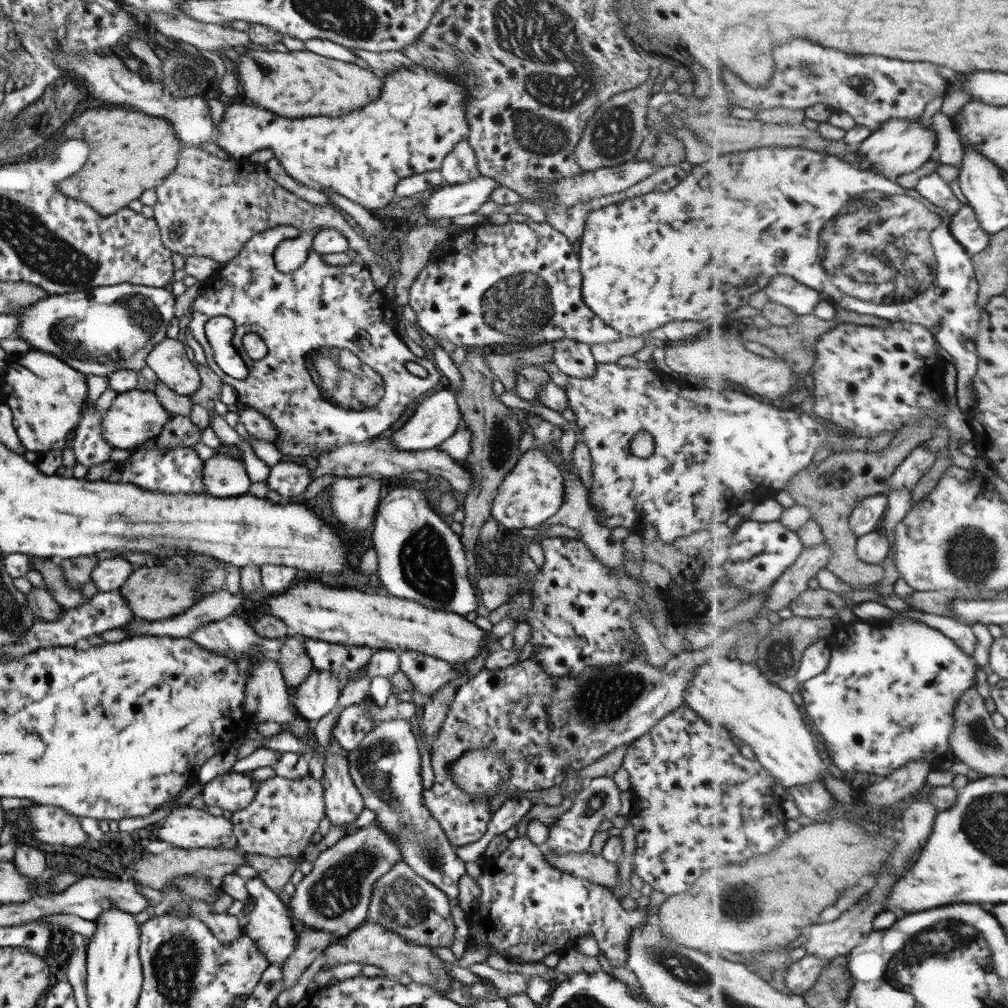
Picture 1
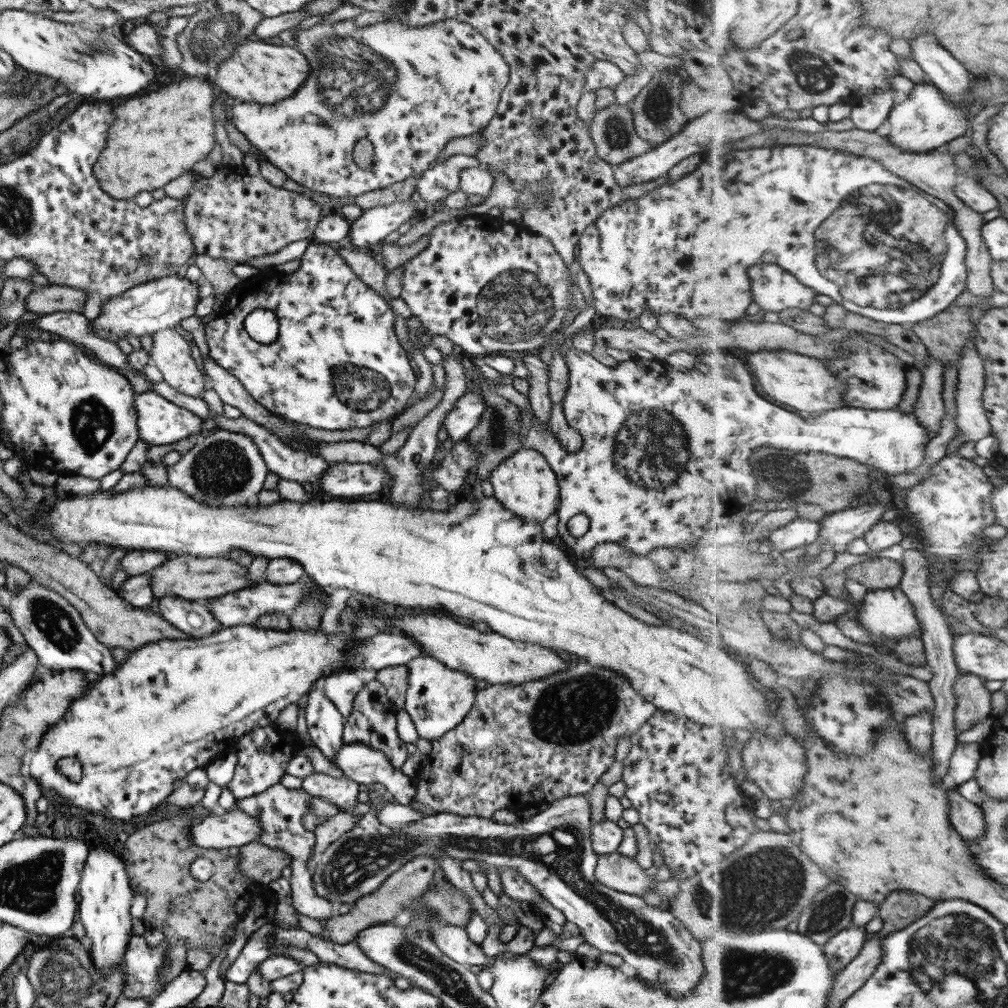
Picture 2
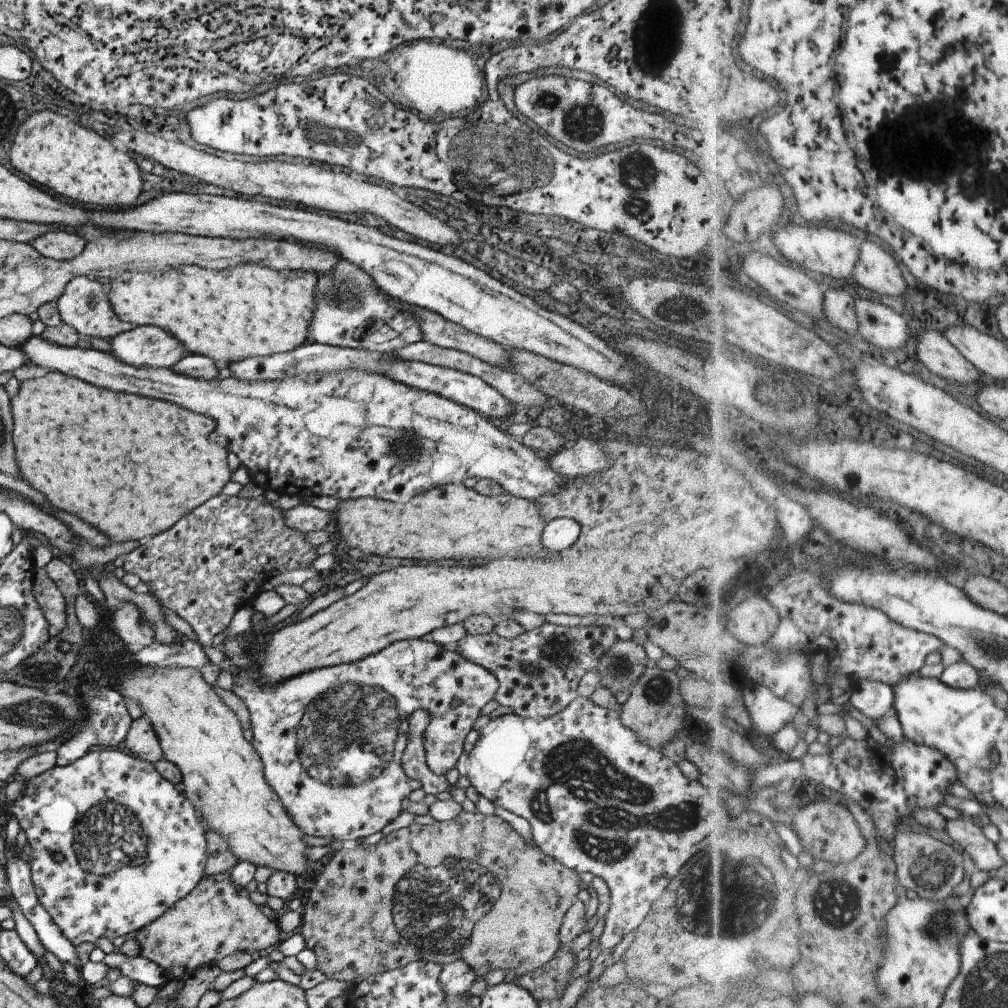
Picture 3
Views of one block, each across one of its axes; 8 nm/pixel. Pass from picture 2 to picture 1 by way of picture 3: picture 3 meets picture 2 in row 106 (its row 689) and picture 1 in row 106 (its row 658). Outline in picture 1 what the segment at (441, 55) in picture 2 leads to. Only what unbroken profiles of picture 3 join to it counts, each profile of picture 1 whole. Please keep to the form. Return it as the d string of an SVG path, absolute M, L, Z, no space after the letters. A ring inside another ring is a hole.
M411 64L383 73L381 79L382 87L377 98L358 109L339 115L339 118L315 115L291 119L273 114L255 104L226 104L225 113L214 129L212 141L233 159L269 148L281 168L299 184L313 190L328 188L368 210L381 208L394 197L394 186L399 179L428 170L439 170L443 157L461 139L466 138L468 132L464 105L468 94L464 84L456 81L449 73Z

